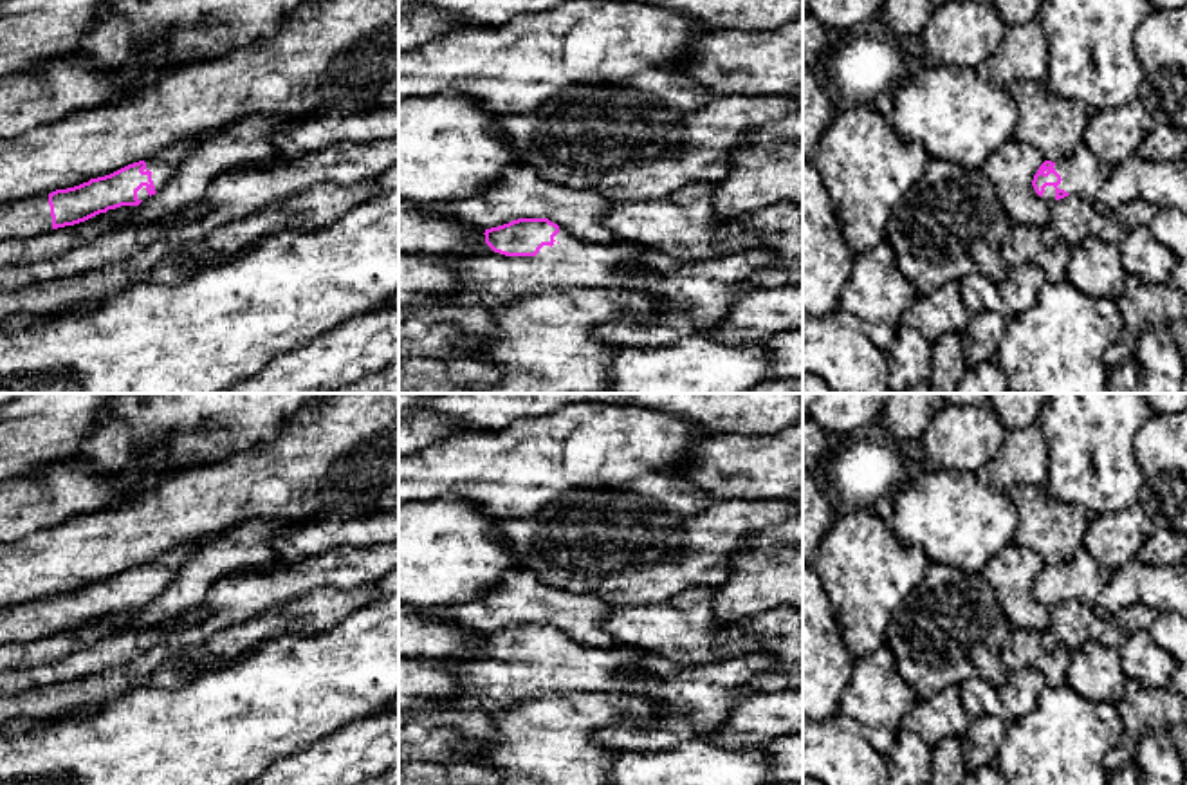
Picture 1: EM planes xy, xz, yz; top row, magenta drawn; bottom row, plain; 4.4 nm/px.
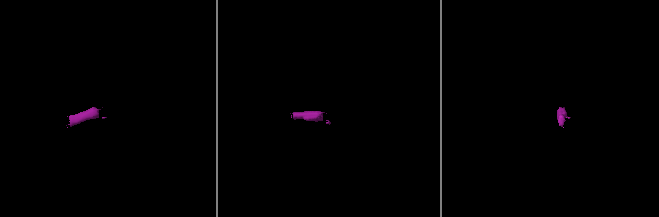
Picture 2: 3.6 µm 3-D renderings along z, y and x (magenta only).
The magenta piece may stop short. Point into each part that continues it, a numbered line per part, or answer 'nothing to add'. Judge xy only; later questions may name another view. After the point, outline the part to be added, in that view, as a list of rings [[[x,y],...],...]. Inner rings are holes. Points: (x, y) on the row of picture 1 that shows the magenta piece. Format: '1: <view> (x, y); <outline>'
1: xy (163, 165); [[[193,137],[177,141],[171,146],[153,153],[150,159],[144,161],[146,168],[143,171],[146,170],[152,171],[152,180],[157,193],[170,184],[177,168],[182,164],[193,144],[195,144]]]
2: xy (29, 217); [[[49,195],[16,200],[0,215],[0,238],[23,238],[49,233],[52,217]]]

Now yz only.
1: yz (1083, 174); [[[1084,143],[1077,144],[1070,155],[1057,161],[1054,168],[1063,179],[1057,188],[1088,204],[1097,200],[1099,189],[1106,184],[1113,170],[1099,161]]]

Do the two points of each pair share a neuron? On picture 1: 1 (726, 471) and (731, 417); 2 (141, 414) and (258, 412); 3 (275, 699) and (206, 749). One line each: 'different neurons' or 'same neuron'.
1: different neurons
2: same neuron
3: same neuron

